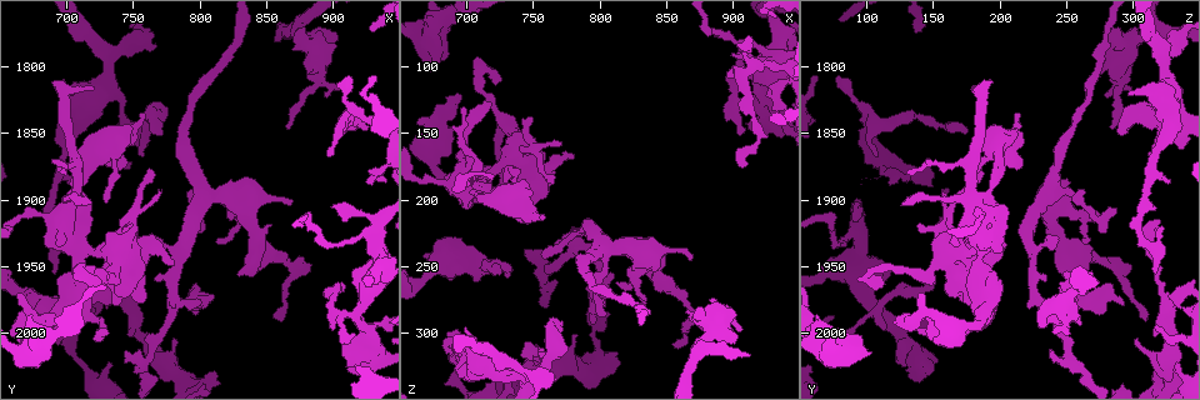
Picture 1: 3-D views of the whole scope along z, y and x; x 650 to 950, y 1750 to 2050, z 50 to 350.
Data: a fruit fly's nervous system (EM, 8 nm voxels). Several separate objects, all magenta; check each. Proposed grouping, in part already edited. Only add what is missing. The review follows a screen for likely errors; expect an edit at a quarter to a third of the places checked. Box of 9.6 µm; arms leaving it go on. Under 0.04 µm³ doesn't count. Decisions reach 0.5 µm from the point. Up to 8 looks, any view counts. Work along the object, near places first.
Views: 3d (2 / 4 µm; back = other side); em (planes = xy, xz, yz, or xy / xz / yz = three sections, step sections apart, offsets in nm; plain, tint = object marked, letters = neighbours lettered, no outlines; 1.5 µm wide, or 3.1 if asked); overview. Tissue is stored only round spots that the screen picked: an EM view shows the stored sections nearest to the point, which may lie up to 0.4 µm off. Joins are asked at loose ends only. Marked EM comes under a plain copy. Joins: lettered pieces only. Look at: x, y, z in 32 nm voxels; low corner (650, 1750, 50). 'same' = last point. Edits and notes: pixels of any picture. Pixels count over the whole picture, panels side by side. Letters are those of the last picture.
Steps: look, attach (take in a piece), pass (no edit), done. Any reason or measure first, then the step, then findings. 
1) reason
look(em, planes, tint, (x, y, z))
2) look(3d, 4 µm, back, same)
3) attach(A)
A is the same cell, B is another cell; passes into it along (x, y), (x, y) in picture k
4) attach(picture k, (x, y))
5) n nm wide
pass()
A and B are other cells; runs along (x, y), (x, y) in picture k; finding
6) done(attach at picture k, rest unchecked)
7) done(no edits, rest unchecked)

an open end
look(em, xy, step 8, tint, (708, 1994, 258))

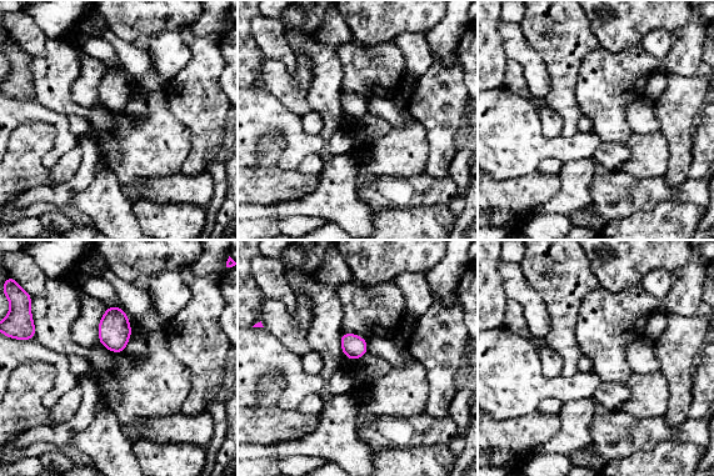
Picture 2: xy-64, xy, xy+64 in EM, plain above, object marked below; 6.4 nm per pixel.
look(em, xy, step 8, letters, same)

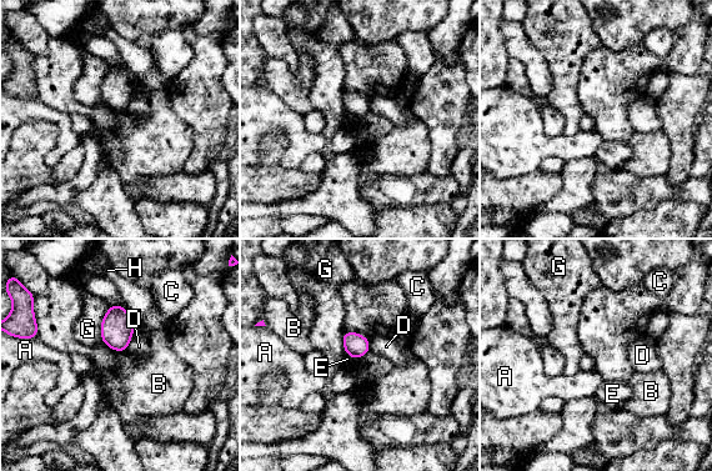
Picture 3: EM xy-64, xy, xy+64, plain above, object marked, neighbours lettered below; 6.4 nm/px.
150 nm wide
pass()
A, B, C, D, E, G and H are other cells; border along (100, 339), (111, 349), (126, 351) in picture 3; no lettered piece goes on from it

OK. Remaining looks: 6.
free end
look(3d, 2 µm, (912, 1806, 76))

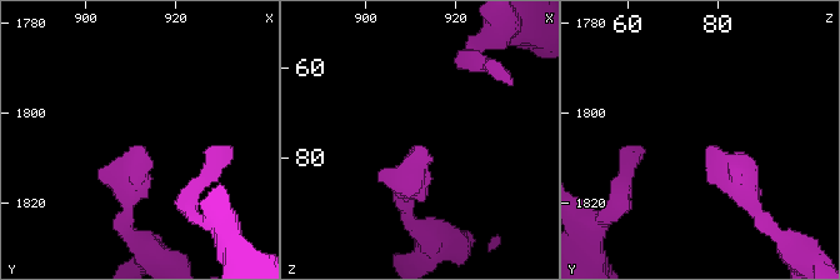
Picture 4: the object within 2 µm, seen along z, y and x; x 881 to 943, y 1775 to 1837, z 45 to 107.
now the EM
look(em, yz, step 4, tint, (912, 1808, 78))

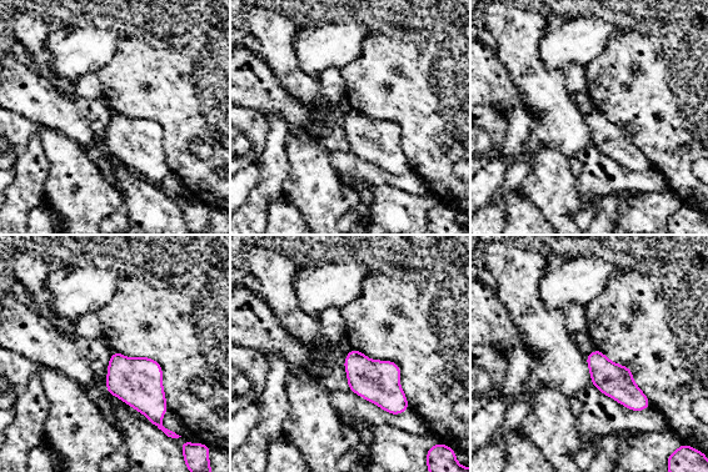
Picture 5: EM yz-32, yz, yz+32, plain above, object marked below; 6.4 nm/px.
another direction
look(em, xz, step 4, letters, same)

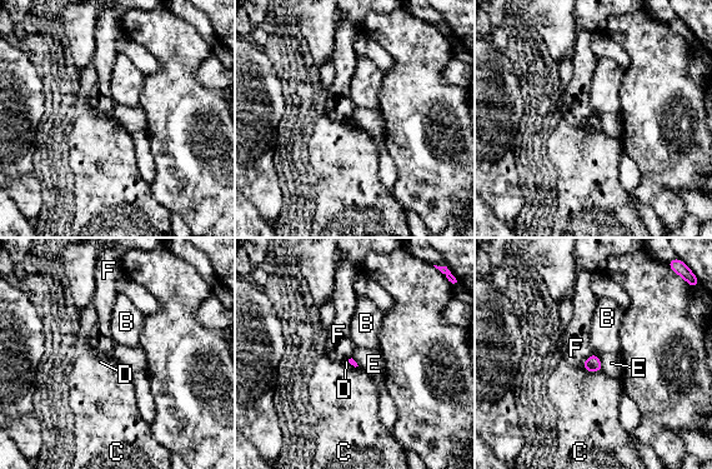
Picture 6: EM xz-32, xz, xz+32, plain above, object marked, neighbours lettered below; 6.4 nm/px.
pass()
B, C, D, E and F are other cells; border along (595, 353), (602, 370) in picture 6; no lettered piece goes on from it

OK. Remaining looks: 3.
free end
look(3d, 4 µm, (910, 1848, 174))

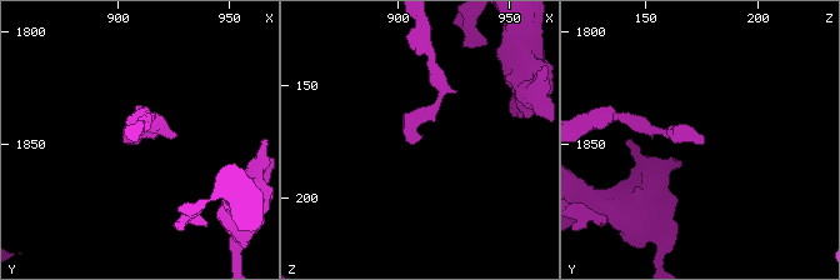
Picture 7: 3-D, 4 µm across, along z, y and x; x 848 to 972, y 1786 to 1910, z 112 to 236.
look(em, xz, step 8, tint, (909, 1850, 174))

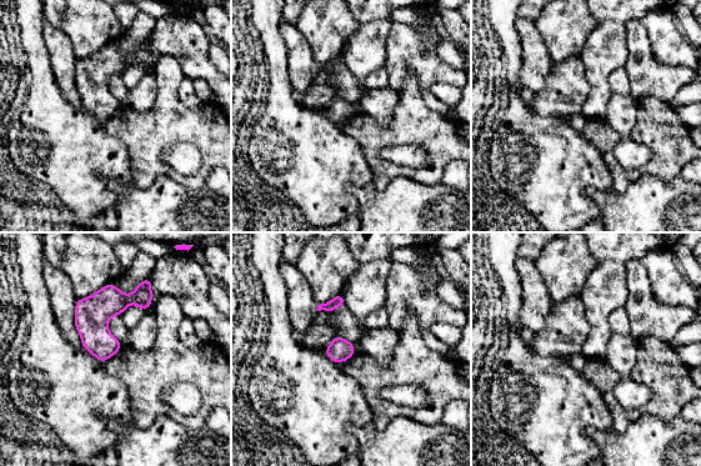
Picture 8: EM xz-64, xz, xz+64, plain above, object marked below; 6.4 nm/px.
look(em, xz, step 8, letters, same)

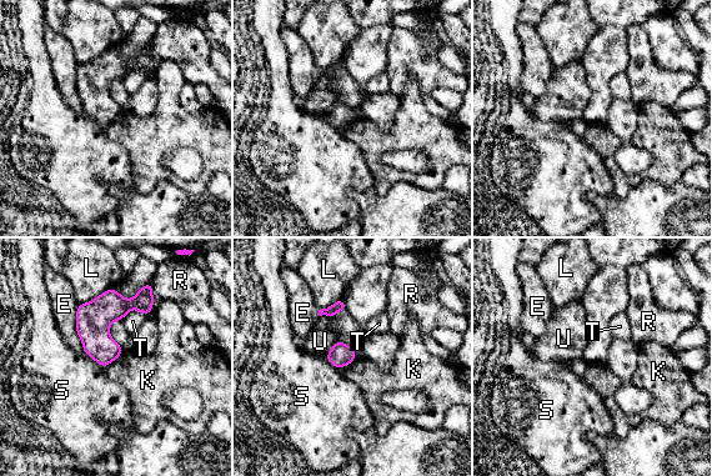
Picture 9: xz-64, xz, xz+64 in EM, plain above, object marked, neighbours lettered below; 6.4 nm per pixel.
L touches over 240 nm
pass()
E, K, L, R, S, T and U are other cells; no lettered piece goes on from it

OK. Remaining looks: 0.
done(no edits, rest unchecked)

